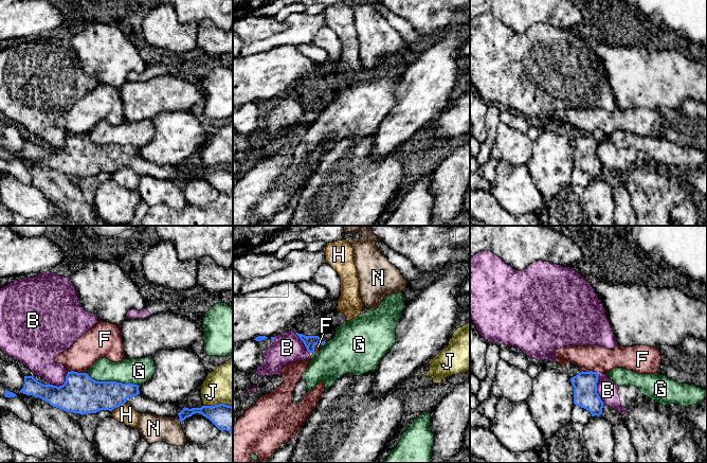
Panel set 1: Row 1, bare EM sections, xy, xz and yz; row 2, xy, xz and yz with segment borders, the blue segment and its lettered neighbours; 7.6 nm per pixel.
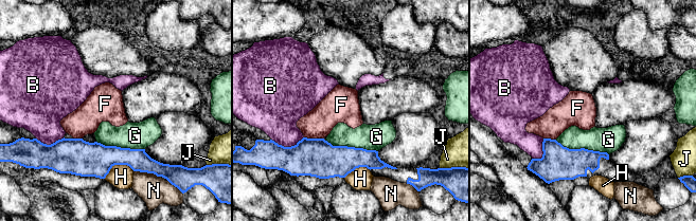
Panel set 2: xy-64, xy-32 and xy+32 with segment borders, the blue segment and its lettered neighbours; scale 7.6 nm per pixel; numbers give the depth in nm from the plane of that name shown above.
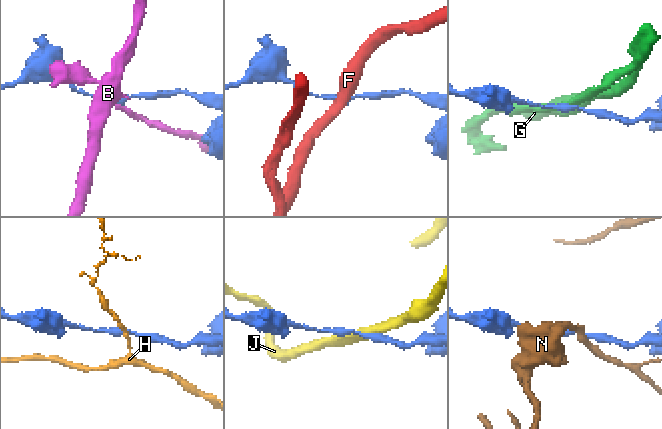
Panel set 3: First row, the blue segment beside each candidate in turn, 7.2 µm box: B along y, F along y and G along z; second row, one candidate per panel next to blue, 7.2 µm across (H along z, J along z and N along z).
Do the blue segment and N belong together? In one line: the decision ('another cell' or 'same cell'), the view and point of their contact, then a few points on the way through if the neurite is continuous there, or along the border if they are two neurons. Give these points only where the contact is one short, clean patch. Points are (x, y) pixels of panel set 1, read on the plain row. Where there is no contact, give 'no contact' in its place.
another cell | no contact

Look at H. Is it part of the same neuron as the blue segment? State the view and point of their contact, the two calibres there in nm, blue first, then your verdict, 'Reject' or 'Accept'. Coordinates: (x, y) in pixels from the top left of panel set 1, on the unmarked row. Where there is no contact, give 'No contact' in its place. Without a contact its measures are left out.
Touches blue at xy (118, 168). Thickness 260 nm (blue) against 150 nm. Reject

